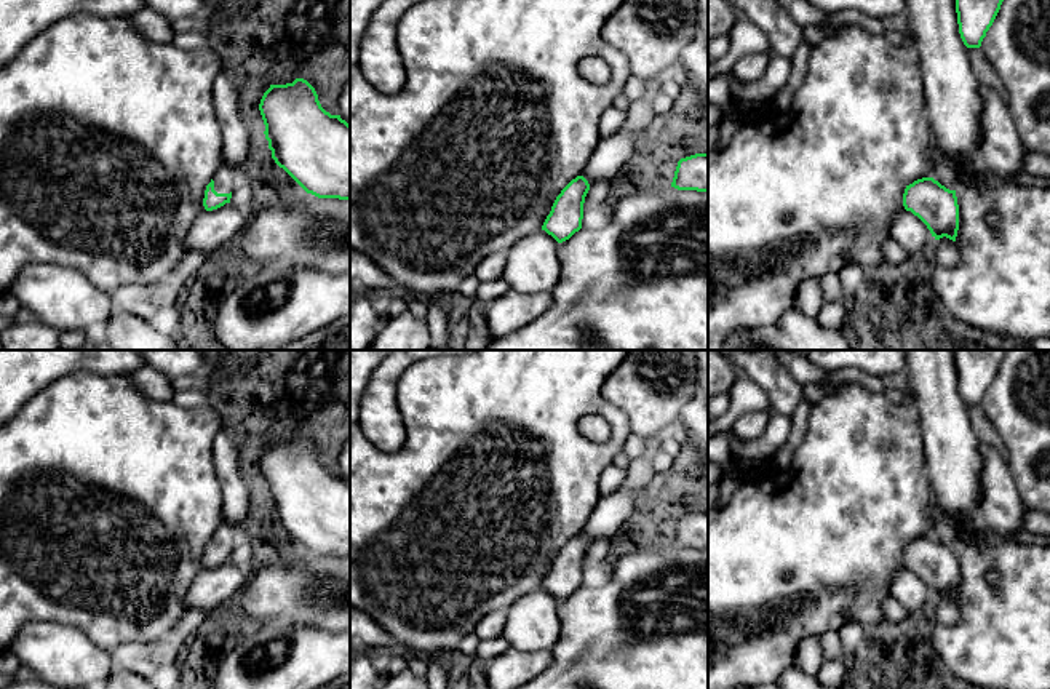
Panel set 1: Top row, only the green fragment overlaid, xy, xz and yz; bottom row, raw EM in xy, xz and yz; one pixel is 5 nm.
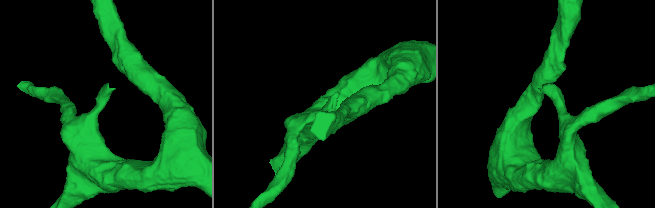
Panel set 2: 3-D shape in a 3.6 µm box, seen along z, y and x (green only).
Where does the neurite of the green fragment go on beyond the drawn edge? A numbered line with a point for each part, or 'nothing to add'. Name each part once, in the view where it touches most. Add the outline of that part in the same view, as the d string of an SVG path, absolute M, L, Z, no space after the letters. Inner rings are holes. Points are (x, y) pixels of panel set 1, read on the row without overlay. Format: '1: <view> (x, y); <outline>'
1: xy (224, 537); M222 523L213 534L214 548L217 552L230 552L235 548L235 537L240 531L238 524Z

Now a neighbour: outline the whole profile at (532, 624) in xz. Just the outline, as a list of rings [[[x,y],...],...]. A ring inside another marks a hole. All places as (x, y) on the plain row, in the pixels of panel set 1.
[[[545,588],[518,598],[507,609],[502,636],[521,652],[553,651],[561,636],[559,601]]]

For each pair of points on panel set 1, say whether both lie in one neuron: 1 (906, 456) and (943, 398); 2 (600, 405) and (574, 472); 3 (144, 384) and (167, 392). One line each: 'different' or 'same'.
1: different
2: same
3: same

